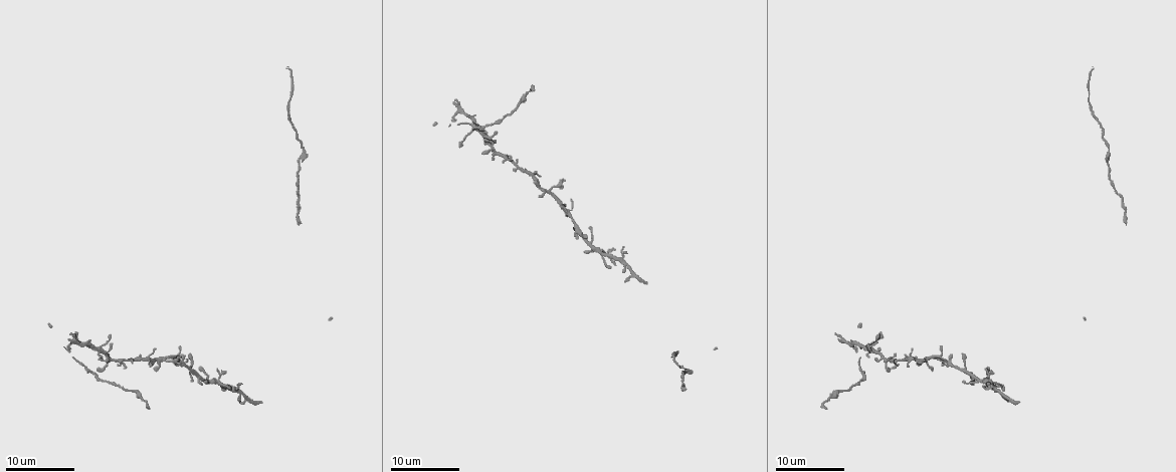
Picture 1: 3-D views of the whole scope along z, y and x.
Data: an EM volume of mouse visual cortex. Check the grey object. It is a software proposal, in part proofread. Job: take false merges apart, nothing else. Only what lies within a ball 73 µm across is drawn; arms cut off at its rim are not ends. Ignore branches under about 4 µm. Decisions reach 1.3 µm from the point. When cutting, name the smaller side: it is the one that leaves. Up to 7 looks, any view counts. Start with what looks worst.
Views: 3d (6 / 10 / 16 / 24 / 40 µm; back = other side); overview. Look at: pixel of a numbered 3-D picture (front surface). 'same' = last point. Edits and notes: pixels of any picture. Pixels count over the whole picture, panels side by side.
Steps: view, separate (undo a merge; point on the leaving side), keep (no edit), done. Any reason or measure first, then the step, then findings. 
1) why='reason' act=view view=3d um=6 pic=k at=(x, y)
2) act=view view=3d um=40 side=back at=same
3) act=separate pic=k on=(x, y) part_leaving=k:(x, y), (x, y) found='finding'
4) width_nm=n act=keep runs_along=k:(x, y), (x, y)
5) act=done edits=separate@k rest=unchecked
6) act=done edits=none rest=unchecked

why='four arms meet' act=view view=3d um=10 pic=1 at=(879, 355)

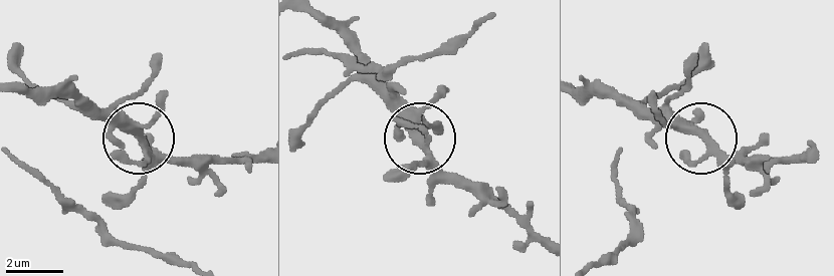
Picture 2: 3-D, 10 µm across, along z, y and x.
arms=4 act=keep runs_along=2:(544, 246), (464, 189), (366, 83) found='all the same neuron'

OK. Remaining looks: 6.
act=view view=3d um=10 pic=1 at=(128, 359)

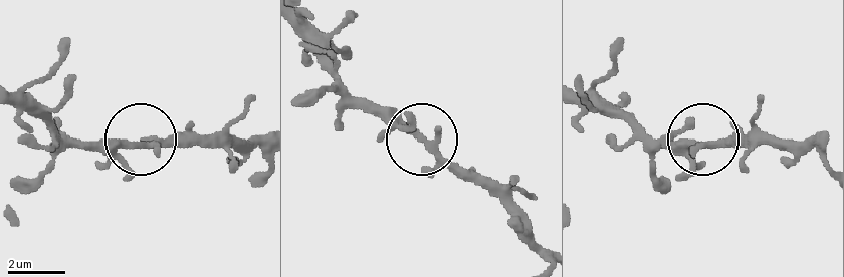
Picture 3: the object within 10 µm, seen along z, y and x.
width_nm=200 act=keep runs_along=3:(546, 251), (502, 200), (368, 101) found='one neuron here'

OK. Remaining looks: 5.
why='looks like a crossing' act=view view=3d um=16 pic=1 at=(546, 189)

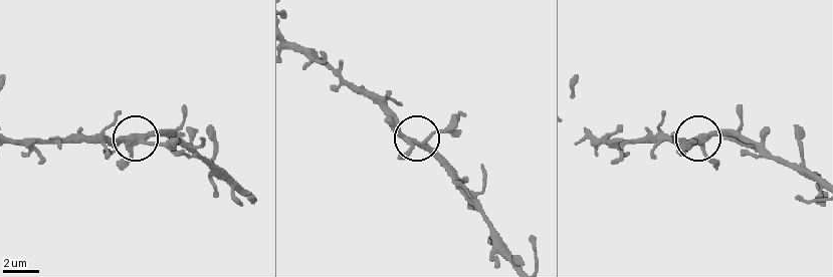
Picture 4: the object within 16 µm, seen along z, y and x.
act=keep runs_along=4:(243, 191), (190, 148), (163, 136), (139, 136), (175, 142) found='all the same neuron'

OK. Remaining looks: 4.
act=done edits=none rest=unchecked

